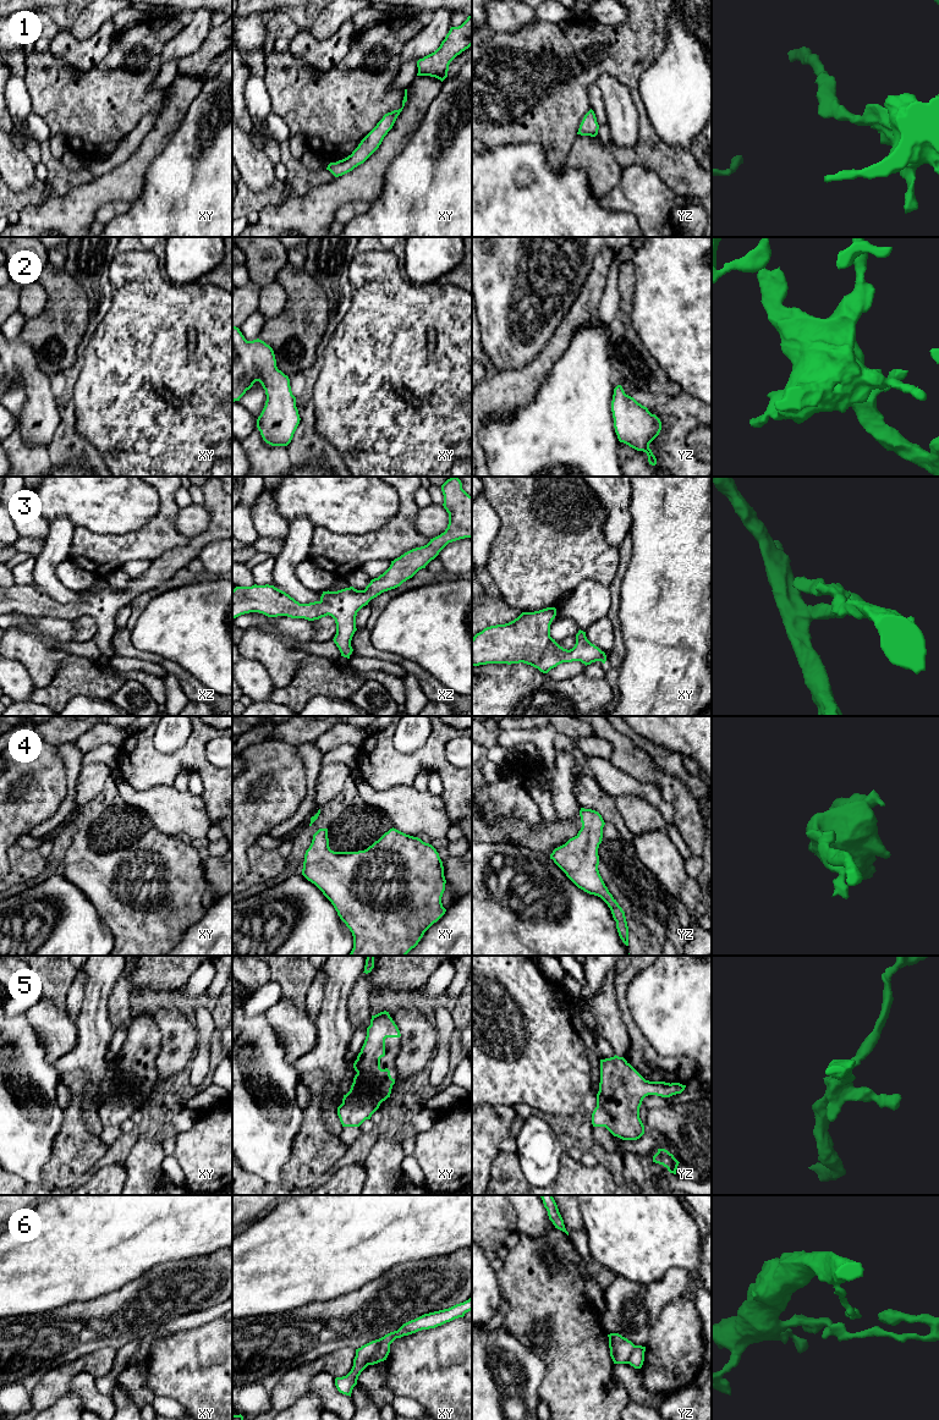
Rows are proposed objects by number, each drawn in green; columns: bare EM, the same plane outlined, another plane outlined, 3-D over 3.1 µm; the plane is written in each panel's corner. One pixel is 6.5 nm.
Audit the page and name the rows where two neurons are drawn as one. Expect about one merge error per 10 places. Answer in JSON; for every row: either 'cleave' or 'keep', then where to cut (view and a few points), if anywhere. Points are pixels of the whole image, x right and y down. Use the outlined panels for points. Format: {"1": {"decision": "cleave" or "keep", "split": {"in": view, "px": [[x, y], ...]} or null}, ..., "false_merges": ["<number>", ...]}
{"1": {"decision": "keep", "split": null}, "2": {"decision": "keep", "split": null}, "3": {"decision": "keep", "split": null}, "4": {"decision": "keep", "split": null}, "5": {"decision": "keep", "split": null}, "6": {"decision": "cleave", "split": {"in": "xy", "px": [[380, 1338], [379, 1347], [368, 1364]]}}, "false_merges": ["6"]}

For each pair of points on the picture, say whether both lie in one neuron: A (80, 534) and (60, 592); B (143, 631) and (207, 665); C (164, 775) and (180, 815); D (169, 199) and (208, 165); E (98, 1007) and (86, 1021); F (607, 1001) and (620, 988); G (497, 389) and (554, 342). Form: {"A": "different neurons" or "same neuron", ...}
{"A": "different neurons", "B": "same neuron", "C": "different neurons", "D": "same neuron", "E": "same neuron", "F": "different neurons", "G": "same neuron"}

